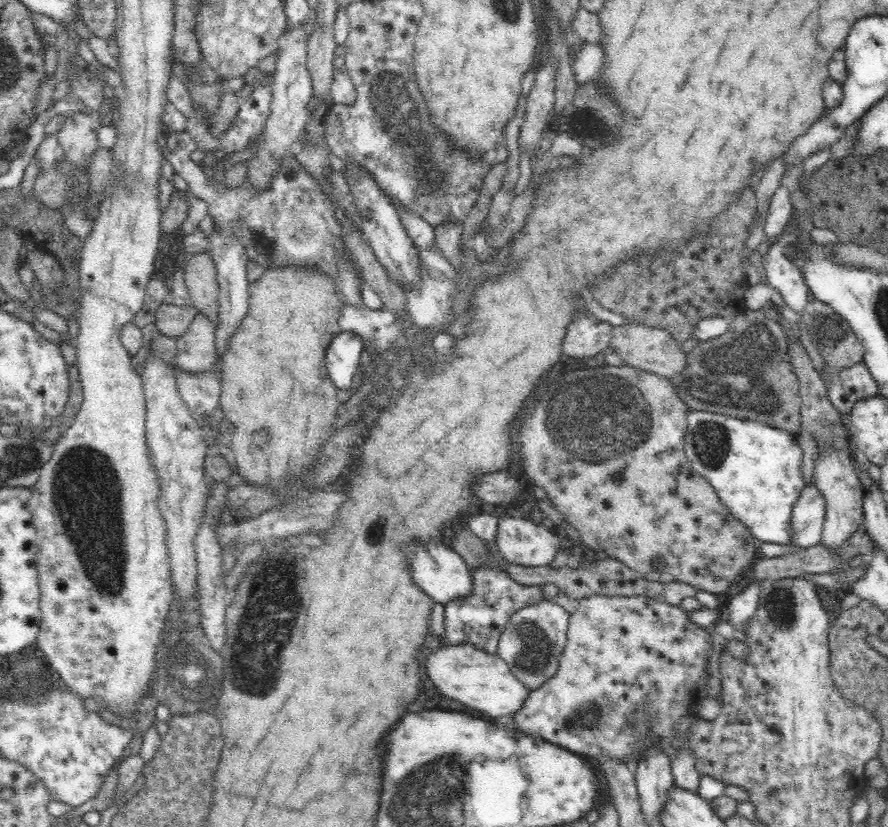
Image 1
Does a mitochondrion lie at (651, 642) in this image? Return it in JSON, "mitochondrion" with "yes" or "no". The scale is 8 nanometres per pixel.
{"mitochondrion":"no"}

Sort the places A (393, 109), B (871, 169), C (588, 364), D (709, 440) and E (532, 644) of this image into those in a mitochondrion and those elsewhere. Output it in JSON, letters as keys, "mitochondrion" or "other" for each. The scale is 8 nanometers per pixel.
{"A":"mitochondrion","B":"mitochondrion","C":"mitochondrion","D":"mitochondrion","E":"mitochondrion"}

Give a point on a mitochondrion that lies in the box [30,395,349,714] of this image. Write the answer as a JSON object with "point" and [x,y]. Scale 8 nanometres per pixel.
{"point":[83,491]}

